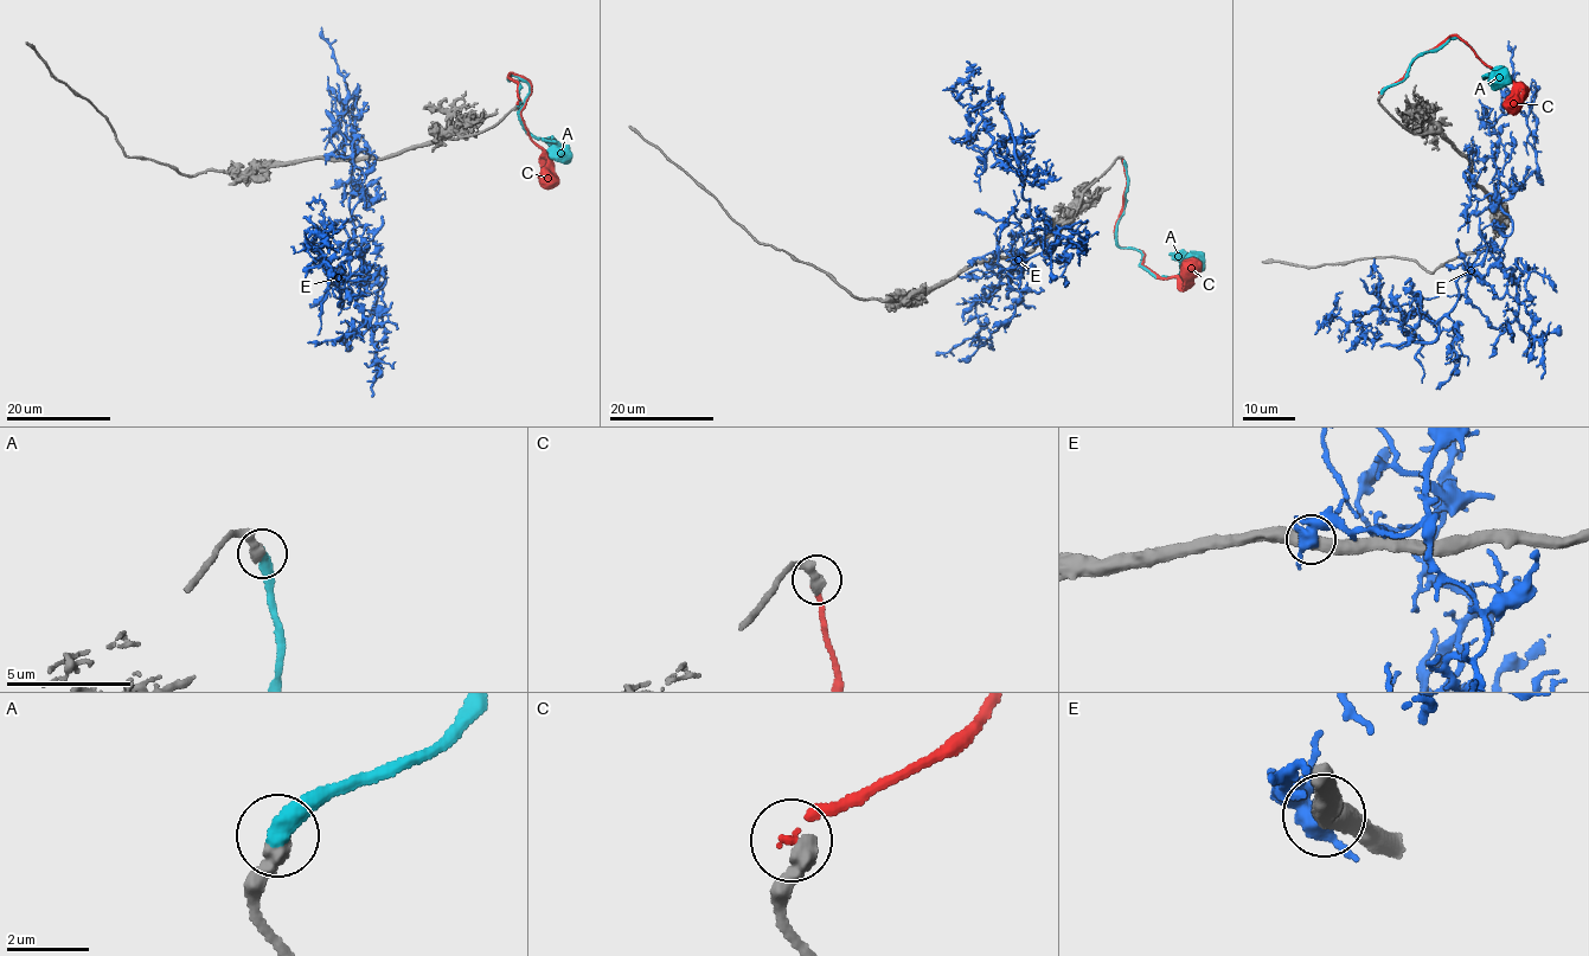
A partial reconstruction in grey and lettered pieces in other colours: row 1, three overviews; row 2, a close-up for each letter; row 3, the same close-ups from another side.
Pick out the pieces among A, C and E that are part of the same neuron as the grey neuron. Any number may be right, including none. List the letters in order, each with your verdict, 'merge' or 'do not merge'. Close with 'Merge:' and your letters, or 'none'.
A: merge
C: do not merge
E: do not merge
Merge: A

